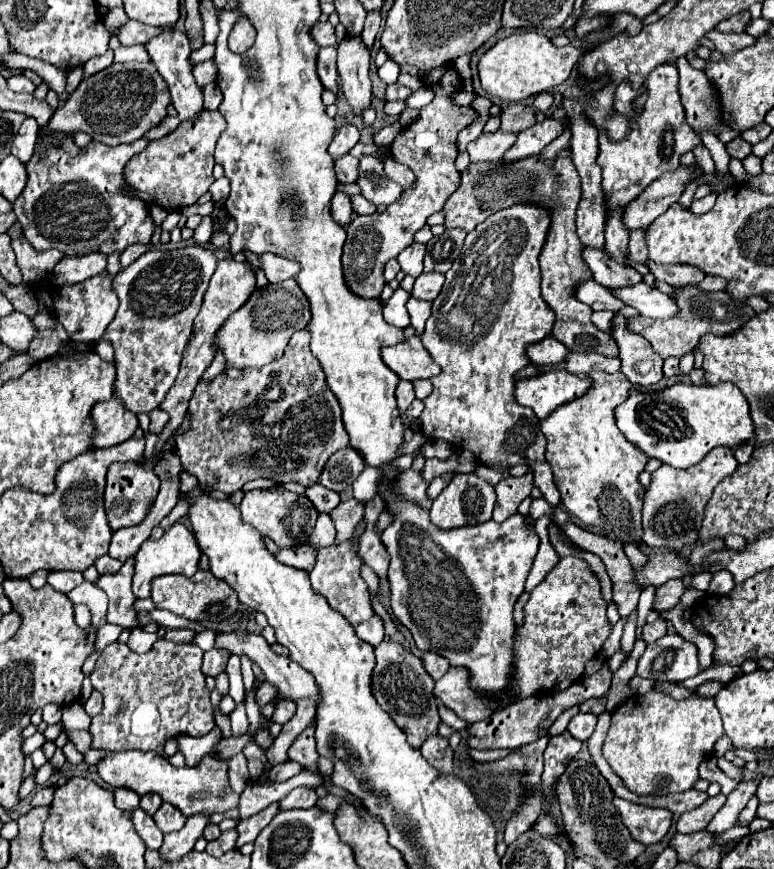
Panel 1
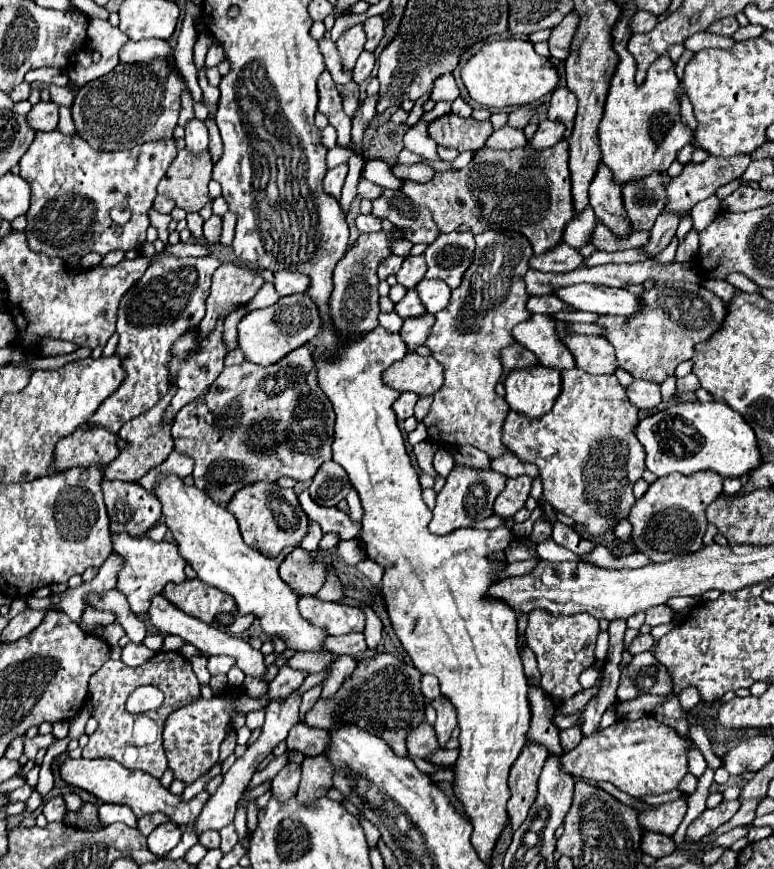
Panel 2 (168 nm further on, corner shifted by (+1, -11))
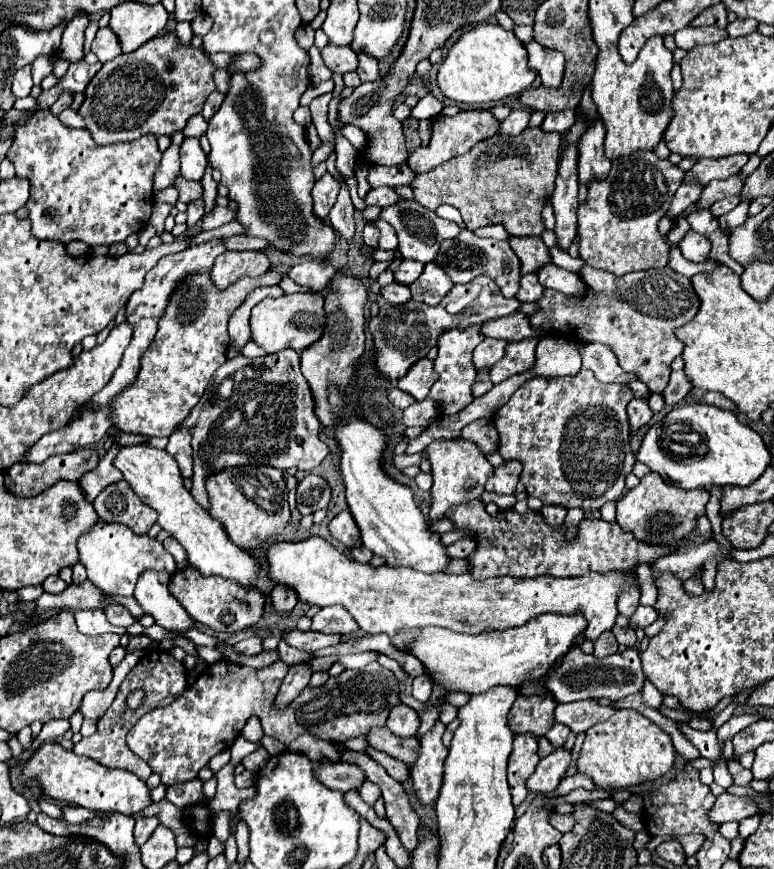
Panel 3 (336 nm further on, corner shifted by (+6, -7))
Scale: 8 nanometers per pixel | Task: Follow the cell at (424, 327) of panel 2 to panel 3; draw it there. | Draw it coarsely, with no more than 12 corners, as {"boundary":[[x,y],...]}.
{"boundary":[[488,276],[456,284],[438,306],[384,300],[370,320],[392,384],[448,328],[518,312]]}

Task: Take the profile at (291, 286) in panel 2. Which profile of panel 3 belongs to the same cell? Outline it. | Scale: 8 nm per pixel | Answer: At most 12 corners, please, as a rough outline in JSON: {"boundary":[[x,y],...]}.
{"boundary":[[306,260],[288,276],[304,288],[320,292],[336,274],[330,262]]}

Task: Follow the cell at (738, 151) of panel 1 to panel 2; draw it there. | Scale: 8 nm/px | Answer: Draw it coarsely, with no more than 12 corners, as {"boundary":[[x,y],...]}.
{"boundary":[[749,156],[685,164],[665,212],[689,212],[745,172]]}

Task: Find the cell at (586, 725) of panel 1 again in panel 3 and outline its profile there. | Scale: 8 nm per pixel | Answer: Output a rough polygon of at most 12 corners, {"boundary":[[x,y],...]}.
{"boundary":[[554,724],[546,738],[554,748],[566,742],[568,726]]}

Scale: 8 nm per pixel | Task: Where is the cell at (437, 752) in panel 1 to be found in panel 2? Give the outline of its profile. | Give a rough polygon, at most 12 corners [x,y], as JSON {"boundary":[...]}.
{"boundary":[[429,722],[407,734],[411,756],[425,760],[439,746]]}

